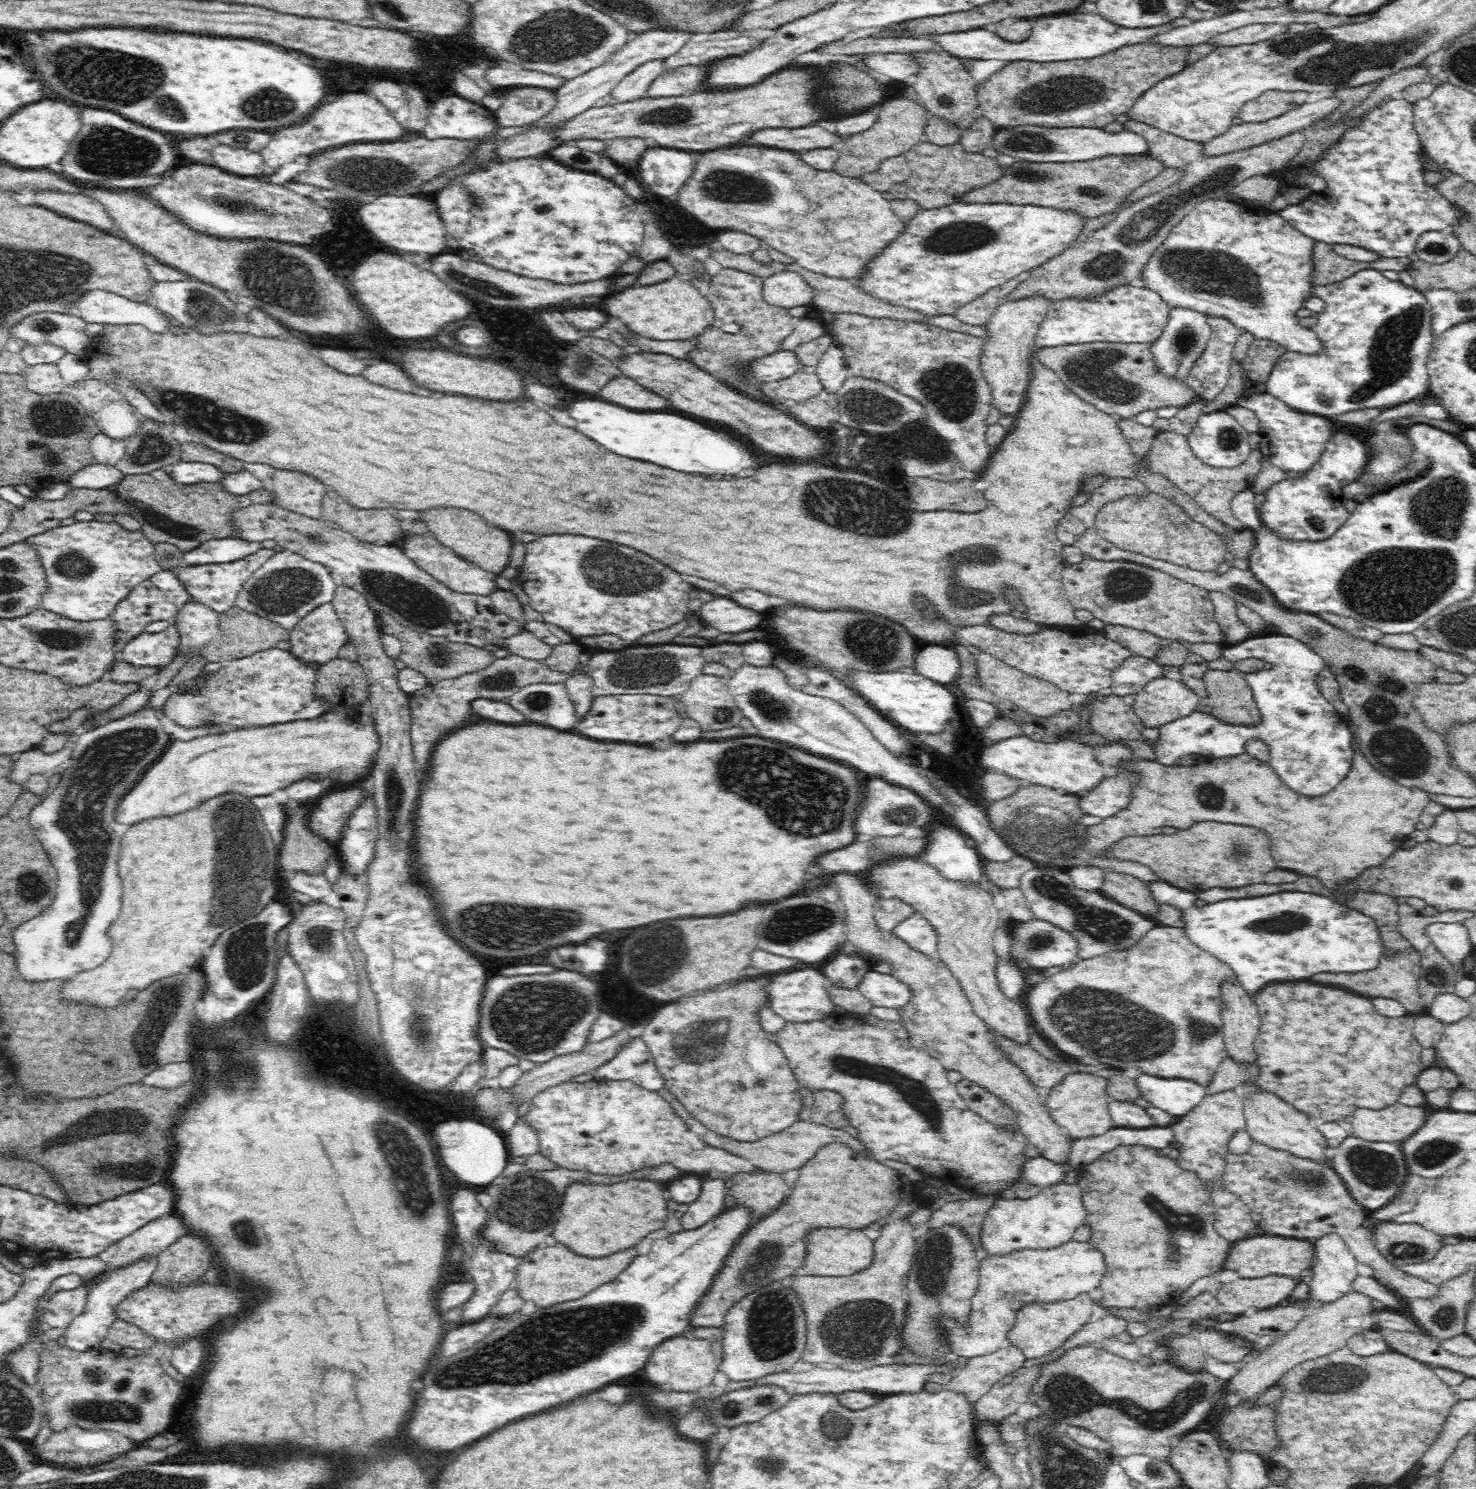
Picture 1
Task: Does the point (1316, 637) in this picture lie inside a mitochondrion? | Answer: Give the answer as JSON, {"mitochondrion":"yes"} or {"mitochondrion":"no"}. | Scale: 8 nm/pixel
{"mitochondrion":"yes"}

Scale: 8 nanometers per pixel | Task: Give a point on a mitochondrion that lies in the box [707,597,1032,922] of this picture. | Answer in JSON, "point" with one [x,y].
{"point":[810,800]}

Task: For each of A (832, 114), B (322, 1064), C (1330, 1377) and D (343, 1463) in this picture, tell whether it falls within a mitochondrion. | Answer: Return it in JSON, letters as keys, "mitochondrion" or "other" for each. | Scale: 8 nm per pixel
{"A":"other","B":"other","C":"mitochondrion","D":"other"}

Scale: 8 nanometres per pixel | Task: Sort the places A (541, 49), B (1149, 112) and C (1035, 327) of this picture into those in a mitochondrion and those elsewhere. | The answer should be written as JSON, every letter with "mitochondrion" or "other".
{"A":"mitochondrion","B":"other","C":"other"}

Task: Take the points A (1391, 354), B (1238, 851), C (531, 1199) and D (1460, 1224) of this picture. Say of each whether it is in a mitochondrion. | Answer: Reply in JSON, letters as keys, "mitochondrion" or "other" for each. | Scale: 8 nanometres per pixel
{"A":"mitochondrion","B":"mitochondrion","C":"mitochondrion","D":"other"}

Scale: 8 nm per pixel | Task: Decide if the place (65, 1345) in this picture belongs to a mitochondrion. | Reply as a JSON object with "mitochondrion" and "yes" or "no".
{"mitochondrion":"no"}

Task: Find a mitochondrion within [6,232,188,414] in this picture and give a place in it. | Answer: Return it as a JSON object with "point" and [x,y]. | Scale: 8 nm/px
{"point":[44,324]}

